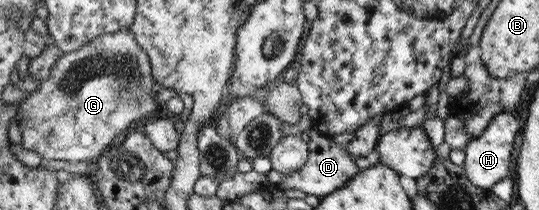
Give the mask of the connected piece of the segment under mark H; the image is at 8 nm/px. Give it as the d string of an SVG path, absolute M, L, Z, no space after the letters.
M513 112L498 113L493 116L490 124L482 131L481 135L469 140L464 147L465 161L464 168L466 175L475 185L481 189L491 189L502 179L509 178L509 165L511 165L511 153L513 153L513 145L515 145L515 137L522 131L521 123L517 117L513 117Z

